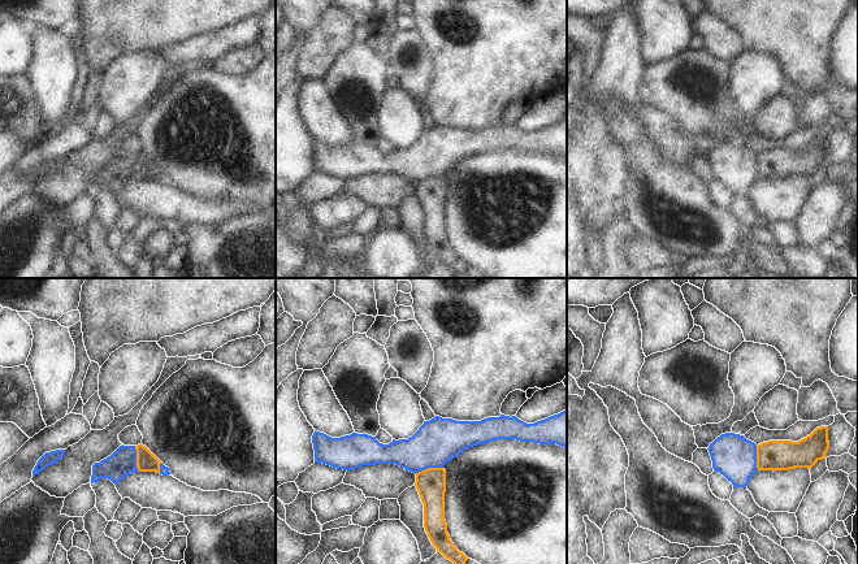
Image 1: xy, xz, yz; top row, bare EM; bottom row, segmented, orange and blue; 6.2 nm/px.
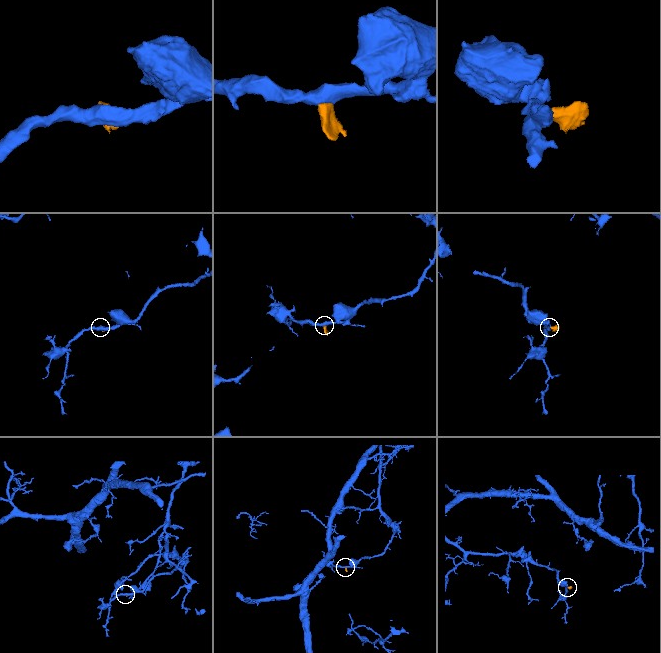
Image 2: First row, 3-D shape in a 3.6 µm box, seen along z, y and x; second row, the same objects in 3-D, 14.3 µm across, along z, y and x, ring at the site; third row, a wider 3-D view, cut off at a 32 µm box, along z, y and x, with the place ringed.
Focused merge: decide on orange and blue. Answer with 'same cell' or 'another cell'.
another cell

